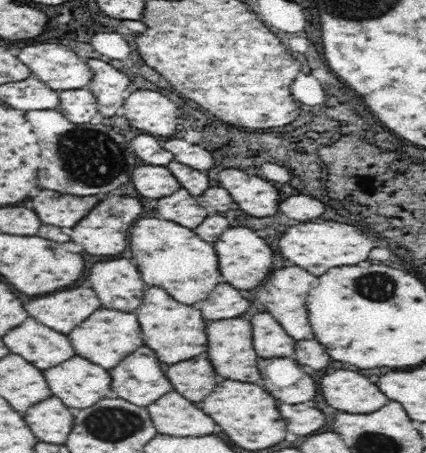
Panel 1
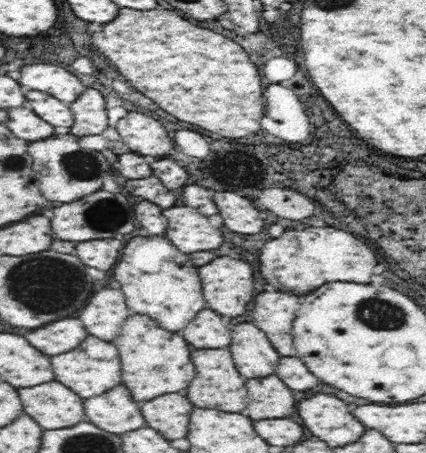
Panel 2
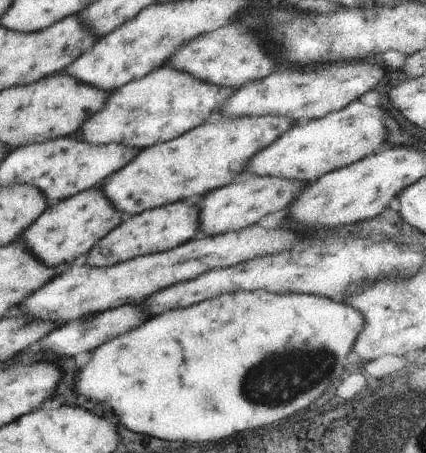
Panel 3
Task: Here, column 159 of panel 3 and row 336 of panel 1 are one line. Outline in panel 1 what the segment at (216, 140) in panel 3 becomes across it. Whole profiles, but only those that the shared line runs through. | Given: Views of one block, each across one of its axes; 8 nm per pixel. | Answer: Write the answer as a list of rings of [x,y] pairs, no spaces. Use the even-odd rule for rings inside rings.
[[[146,288],[140,308],[134,312],[144,334],[144,346],[154,350],[156,358],[162,366],[174,366],[178,362],[186,362],[190,358],[198,358],[208,352],[206,328],[208,322],[202,318],[202,312],[194,306],[184,306],[176,302],[162,288]]]

